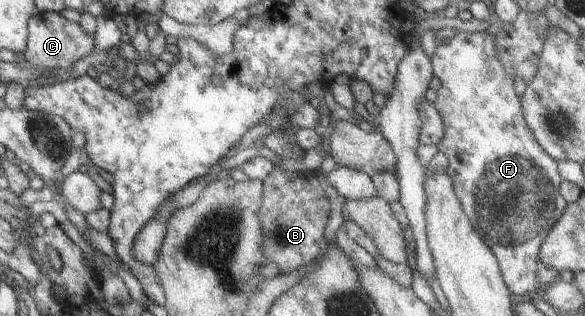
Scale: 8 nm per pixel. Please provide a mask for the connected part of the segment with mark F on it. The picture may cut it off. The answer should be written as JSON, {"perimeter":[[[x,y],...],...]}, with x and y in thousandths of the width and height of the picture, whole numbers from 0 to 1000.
{"perimeter":[[[843,85],[810,101],[783,95],[776,117],[744,139],[738,174],[732,180],[738,231],[752,256],[738,332],[757,389],[757,430],[744,462],[749,481],[764,497],[761,547],[776,579],[776,611],[786,636],[786,655],[807,706],[810,731],[834,772],[865,915],[874,934],[915,937],[920,915],[925,915],[913,877],[921,842],[916,820],[920,782],[957,687],[968,636],[952,611],[959,570],[952,509],[926,478],[896,389],[889,316],[879,294],[875,250],[862,231],[848,180],[851,155],[844,142],[841,95]]]}

